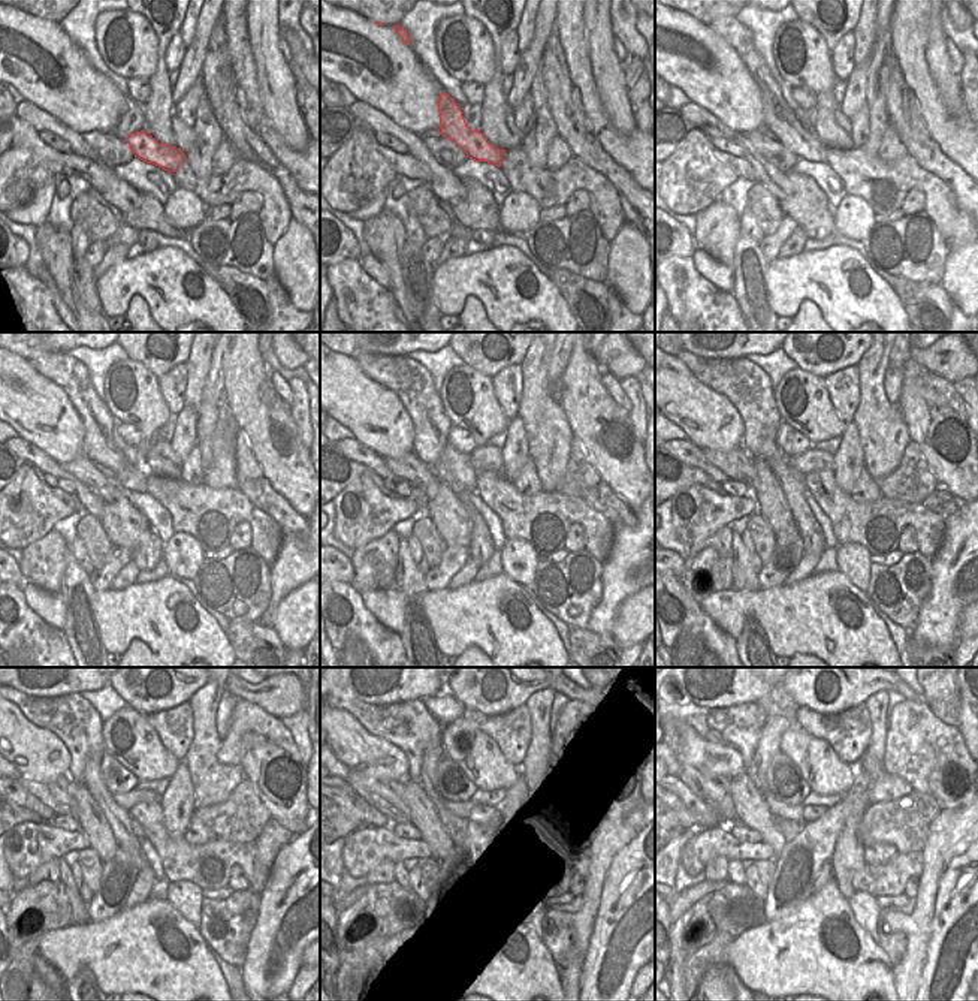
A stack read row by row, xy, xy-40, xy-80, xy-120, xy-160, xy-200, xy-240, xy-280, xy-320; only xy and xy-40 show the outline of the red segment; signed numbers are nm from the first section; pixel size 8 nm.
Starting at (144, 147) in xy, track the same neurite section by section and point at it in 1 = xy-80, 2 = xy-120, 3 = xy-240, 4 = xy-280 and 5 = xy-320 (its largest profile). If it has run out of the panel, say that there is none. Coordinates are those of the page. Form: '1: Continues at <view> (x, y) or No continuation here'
1: Continues at xy-80 (779, 118)
2: Continues at xy-120 (99, 446)
3: Continues at xy-240 (72, 718)
4: Continues at xy-280 (410, 726)
5: Continues at xy-320 (739, 727)

